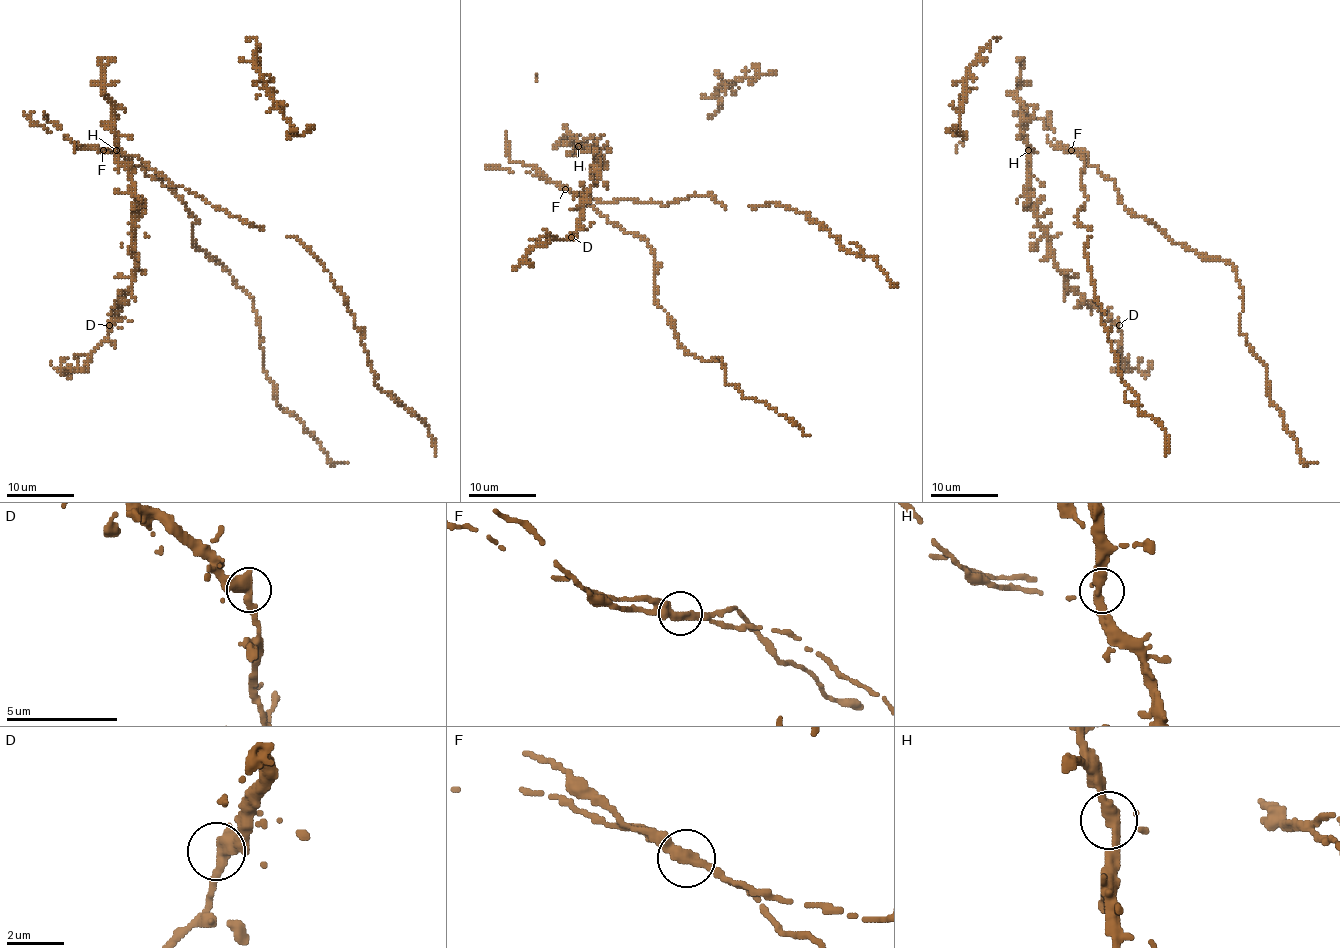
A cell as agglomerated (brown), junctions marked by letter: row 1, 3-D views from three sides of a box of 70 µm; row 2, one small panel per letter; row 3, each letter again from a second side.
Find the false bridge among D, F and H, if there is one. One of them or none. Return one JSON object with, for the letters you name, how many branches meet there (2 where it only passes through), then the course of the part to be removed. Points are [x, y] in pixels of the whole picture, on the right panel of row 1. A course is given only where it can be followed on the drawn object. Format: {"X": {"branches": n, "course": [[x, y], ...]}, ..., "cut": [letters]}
{"cut": []}

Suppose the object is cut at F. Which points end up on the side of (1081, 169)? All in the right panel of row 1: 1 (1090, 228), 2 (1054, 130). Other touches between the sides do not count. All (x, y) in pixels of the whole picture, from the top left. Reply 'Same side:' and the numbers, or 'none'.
Same side: 1, 2

